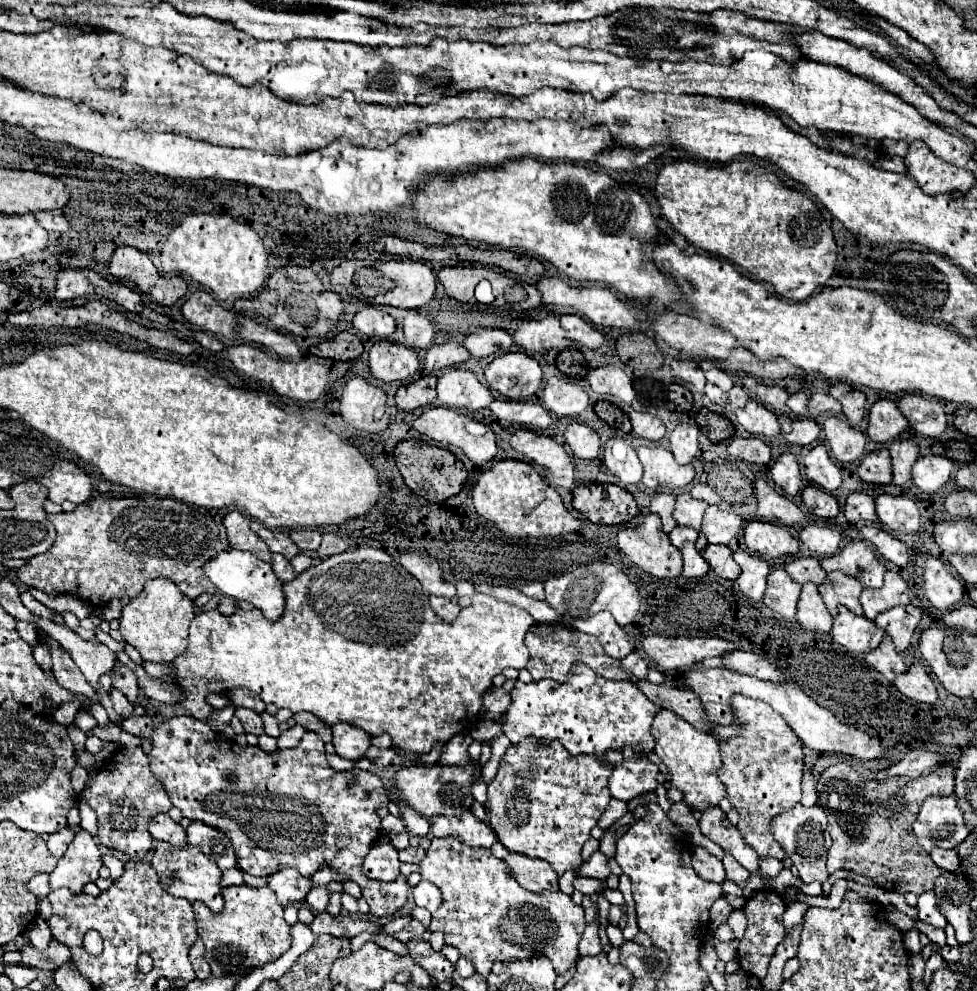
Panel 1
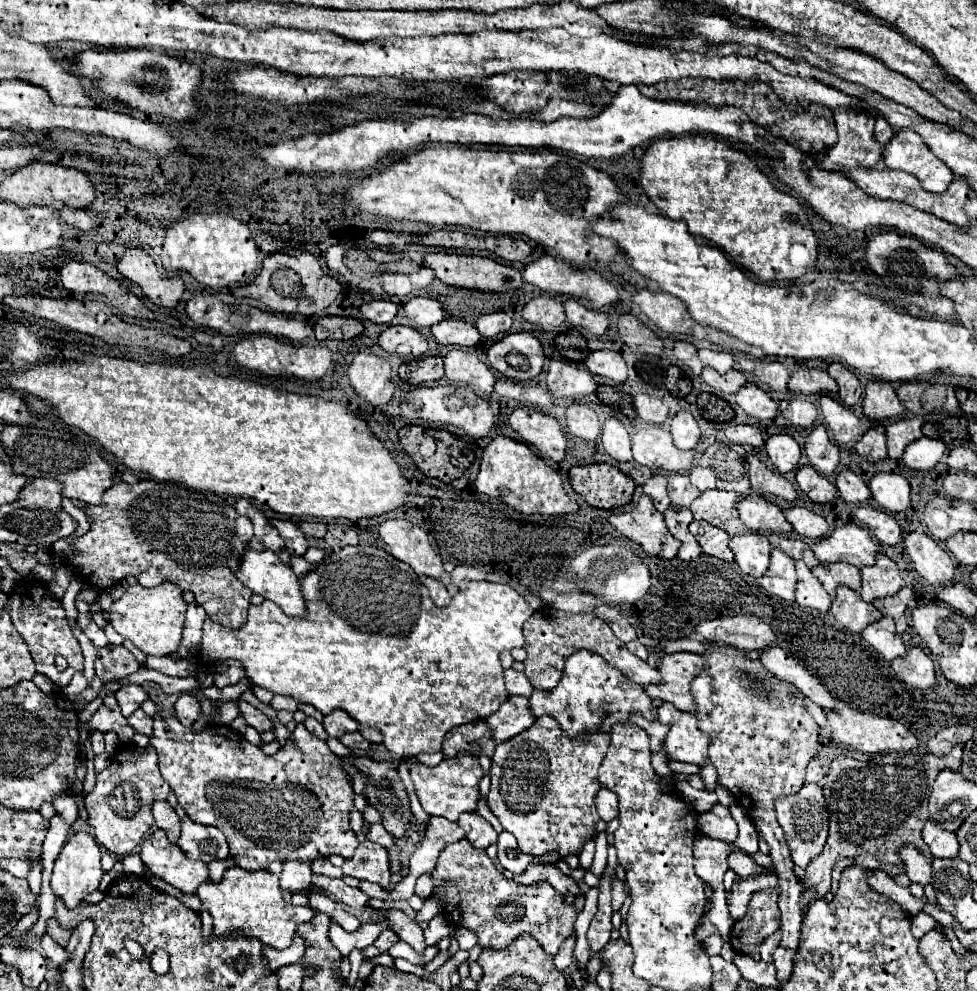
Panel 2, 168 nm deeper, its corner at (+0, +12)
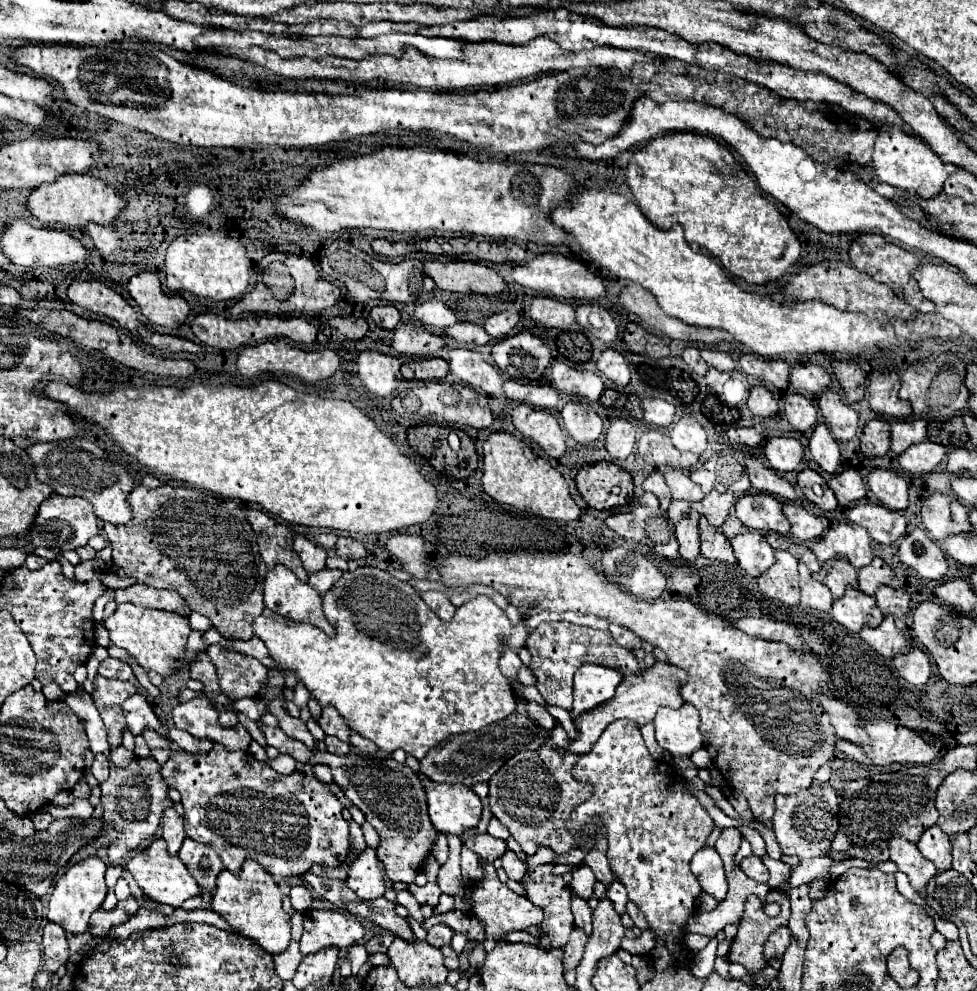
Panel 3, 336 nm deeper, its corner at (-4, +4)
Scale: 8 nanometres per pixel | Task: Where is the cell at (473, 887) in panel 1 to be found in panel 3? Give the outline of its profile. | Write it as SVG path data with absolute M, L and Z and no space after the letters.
M484 862L482 868L484 868L484 878L474 882L470 886L470 892L472 892L472 912L478 920L482 920L486 924L486 936L492 936L496 942L500 942L502 940L500 934L504 934L504 932L538 926L540 924L540 908L528 904L528 900L524 900L524 896L514 894L506 884L502 884L498 880L496 868L492 864Z

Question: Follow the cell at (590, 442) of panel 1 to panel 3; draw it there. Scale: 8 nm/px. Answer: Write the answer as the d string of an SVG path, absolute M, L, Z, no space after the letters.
M568 402L562 408L562 422L566 432L578 442L578 444L590 444L600 438L604 424L602 418L588 406L582 406L578 402Z

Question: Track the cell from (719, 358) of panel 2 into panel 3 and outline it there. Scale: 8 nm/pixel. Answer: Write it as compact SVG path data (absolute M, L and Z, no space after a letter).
M702 350L702 356L704 356L704 360L710 366L714 366L714 368L718 368L722 372L732 372L736 368L736 362L732 360L732 356L728 352L722 352L722 350Z

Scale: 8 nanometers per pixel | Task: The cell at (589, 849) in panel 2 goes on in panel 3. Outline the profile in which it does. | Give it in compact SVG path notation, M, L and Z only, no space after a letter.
M582 864L582 866L576 868L572 874L574 874L574 878L572 878L572 882L570 882L572 894L578 896L578 898L582 898L582 900L590 900L592 894L594 894L594 882L596 882L594 872L590 870L590 866Z

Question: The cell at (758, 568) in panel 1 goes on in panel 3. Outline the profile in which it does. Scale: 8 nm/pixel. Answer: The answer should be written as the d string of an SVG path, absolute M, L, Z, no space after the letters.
M756 530L730 538L730 544L734 548L736 560L742 566L742 570L746 570L754 578L758 578L762 572L766 572L774 564L772 546Z

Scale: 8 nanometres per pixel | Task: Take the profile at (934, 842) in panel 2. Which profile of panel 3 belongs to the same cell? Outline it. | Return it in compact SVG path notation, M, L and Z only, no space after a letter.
M936 824L930 826L920 836L920 840L918 840L916 846L922 852L922 856L928 858L936 866L938 874L950 870L950 864L952 864L952 846L950 846L948 836Z

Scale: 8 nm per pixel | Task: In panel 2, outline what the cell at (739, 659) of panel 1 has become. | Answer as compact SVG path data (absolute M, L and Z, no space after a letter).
M770 646L760 650L760 662L762 666L778 676L780 680L786 680L794 684L800 692L804 692L812 702L816 702L822 708L834 708L834 698L828 694L828 690L820 684L818 678L808 674L788 652L784 652L780 646Z

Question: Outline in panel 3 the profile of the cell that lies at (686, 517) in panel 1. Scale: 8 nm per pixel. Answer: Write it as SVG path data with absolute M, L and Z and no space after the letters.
M668 470L664 474L664 480L668 488L672 490L672 498L678 500L688 500L688 502L698 502L704 498L704 492L700 490L698 484L694 484L686 472L682 470Z

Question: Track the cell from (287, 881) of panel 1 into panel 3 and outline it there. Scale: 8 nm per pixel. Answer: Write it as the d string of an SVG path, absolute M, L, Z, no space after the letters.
M292 886L290 890L290 900L292 900L292 908L296 912L308 912L312 908L312 892L306 886Z

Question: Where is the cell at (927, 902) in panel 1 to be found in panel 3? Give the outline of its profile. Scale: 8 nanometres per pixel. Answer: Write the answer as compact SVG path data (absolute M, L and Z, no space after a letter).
M894 836L888 842L888 850L890 850L890 860L896 862L898 870L908 876L914 890L926 888L928 880L936 876L936 868L932 868L932 862L924 860L916 844L908 842L904 836Z

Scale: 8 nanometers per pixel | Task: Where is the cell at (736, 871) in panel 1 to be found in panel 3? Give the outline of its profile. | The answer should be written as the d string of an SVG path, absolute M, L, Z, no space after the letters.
M750 854L748 858L744 858L744 860L740 862L740 868L742 868L742 872L744 872L746 876L754 878L756 882L768 882L768 868L764 866L764 862L762 862L758 856Z

